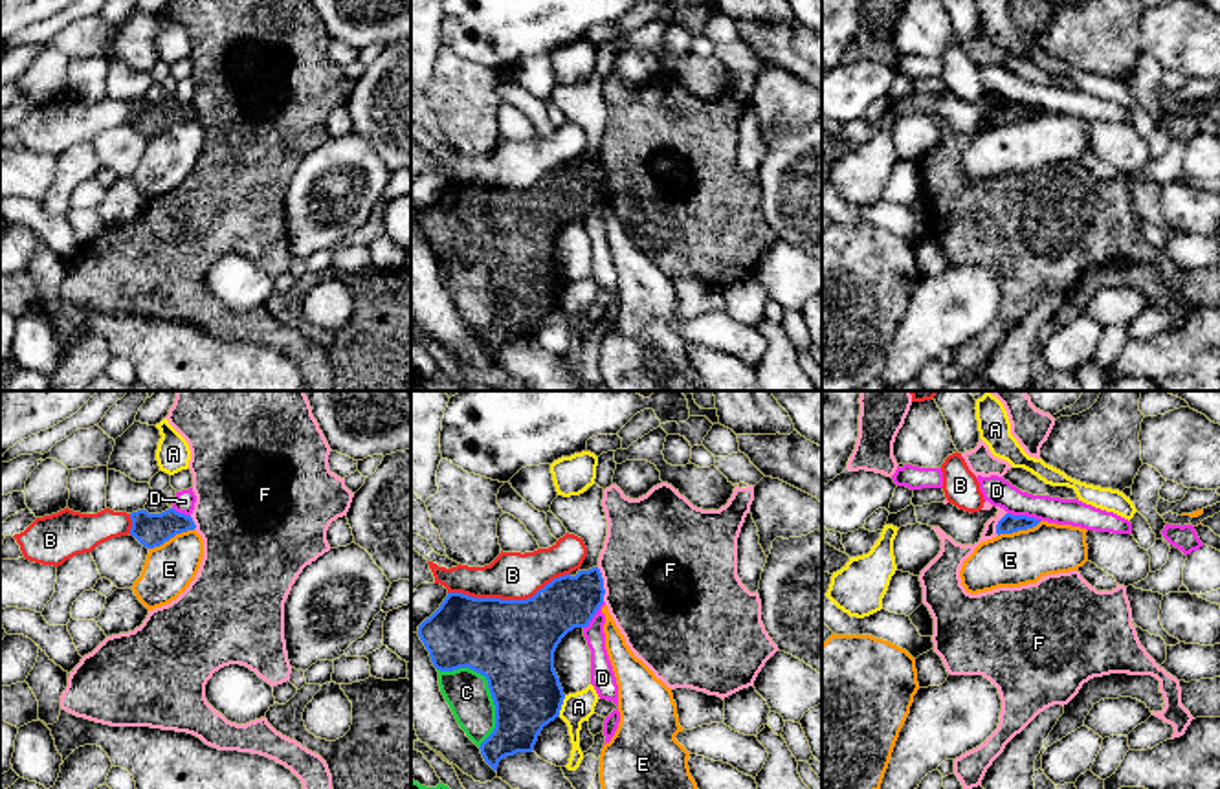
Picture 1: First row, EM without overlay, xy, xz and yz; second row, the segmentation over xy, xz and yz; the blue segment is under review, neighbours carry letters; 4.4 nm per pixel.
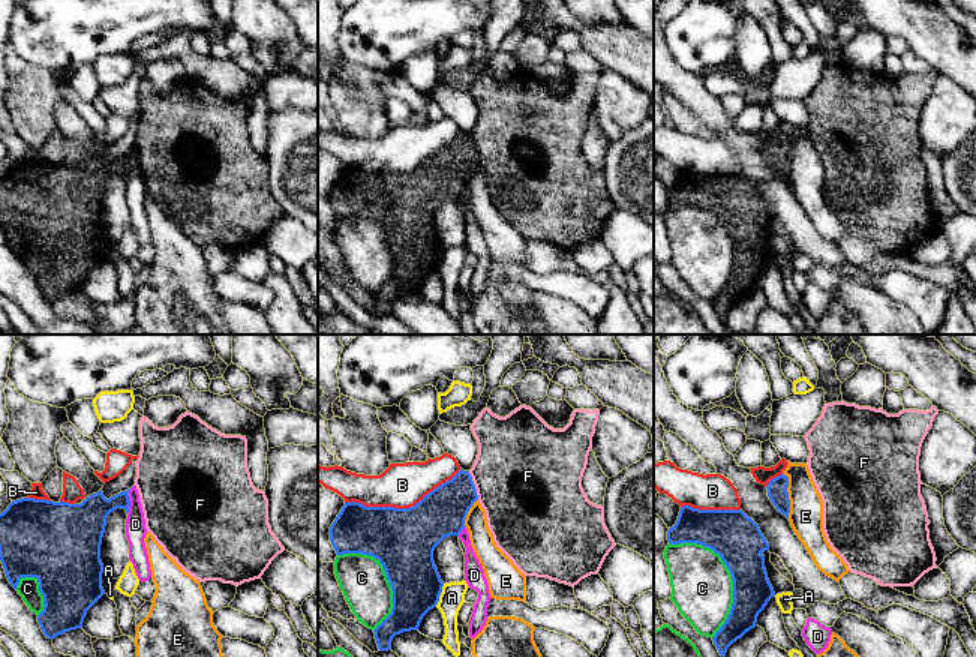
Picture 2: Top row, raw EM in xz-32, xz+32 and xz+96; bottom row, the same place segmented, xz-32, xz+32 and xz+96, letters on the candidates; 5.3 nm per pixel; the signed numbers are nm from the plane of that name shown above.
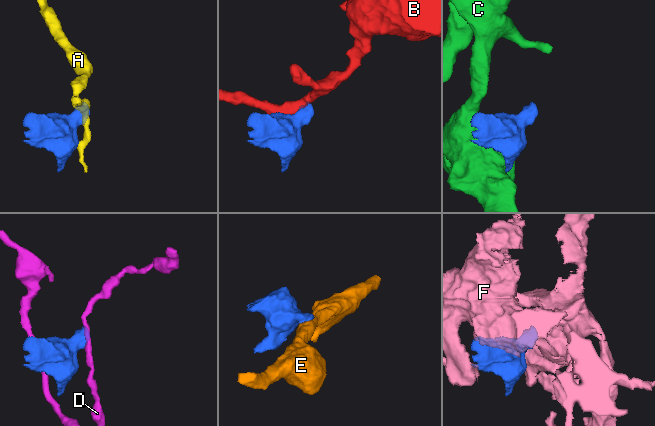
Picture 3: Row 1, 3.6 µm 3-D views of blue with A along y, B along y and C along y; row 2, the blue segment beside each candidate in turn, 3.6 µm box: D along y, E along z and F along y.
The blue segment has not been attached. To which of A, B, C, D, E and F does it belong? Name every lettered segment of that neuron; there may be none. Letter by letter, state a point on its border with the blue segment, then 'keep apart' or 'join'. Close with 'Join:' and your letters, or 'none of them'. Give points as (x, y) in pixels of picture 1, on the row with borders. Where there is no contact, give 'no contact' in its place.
A: meets blue in xz at (562, 703); keep apart
B: meets blue in xz at (509, 600); keep apart
C: meets blue in xz at (488, 687); keep apart
D: meets blue in yz at (1024, 516); keep apart
E: meets blue in xy at (171, 536); keep apart
F: meets blue in xz at (602, 584); join
Join: F

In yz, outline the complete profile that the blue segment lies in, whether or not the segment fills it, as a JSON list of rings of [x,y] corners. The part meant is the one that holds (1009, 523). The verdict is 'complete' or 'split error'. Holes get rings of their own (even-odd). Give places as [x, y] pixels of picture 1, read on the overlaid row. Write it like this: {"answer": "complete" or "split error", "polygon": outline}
{"answer": "complete", "polygon": [[[1005,514],[996,525],[996,534],[1000,536],[1027,530],[1037,527],[1038,523],[1040,519],[1035,517]]]}

